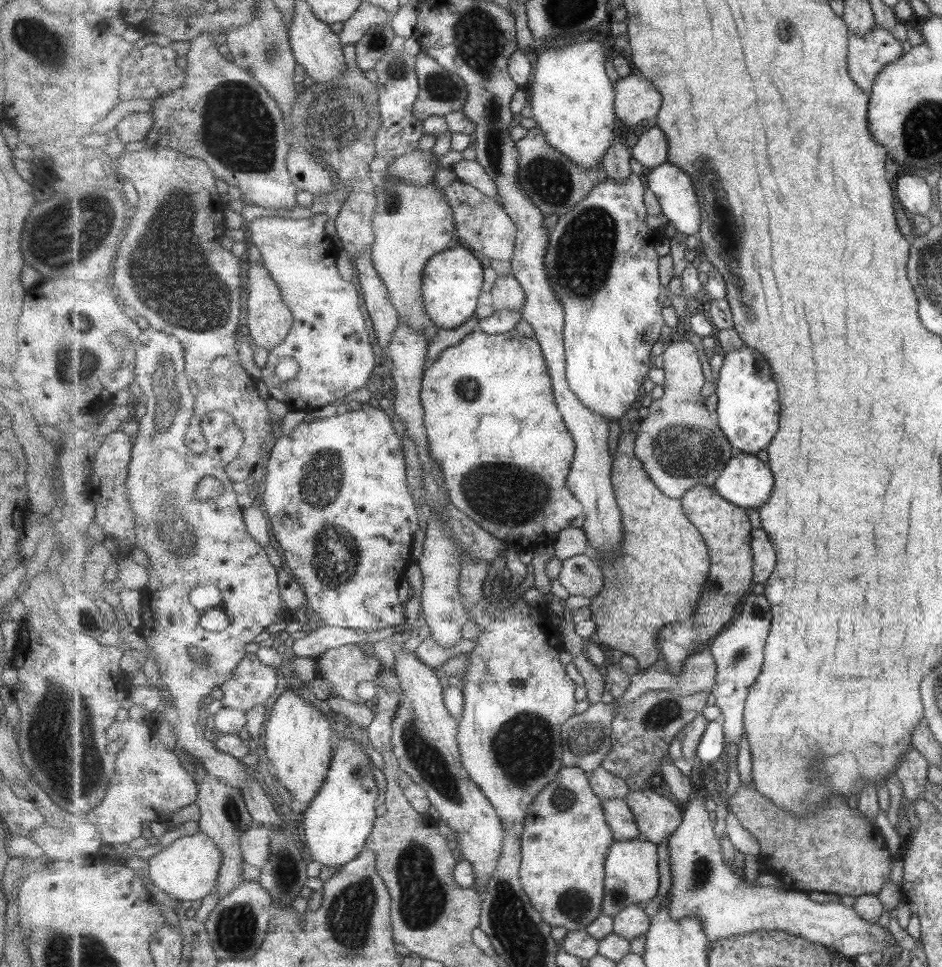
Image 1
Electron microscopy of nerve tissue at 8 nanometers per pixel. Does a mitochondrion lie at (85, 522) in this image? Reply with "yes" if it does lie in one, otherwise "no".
no

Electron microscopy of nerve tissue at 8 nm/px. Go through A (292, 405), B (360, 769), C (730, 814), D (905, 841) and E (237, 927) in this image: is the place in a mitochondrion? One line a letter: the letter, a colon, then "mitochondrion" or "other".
A: other
B: mitochondrion
C: other
D: other
E: mitochondrion

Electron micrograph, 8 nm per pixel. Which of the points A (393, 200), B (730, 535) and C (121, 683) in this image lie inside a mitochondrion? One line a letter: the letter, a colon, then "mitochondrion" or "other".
A: mitochondrion
B: other
C: other

